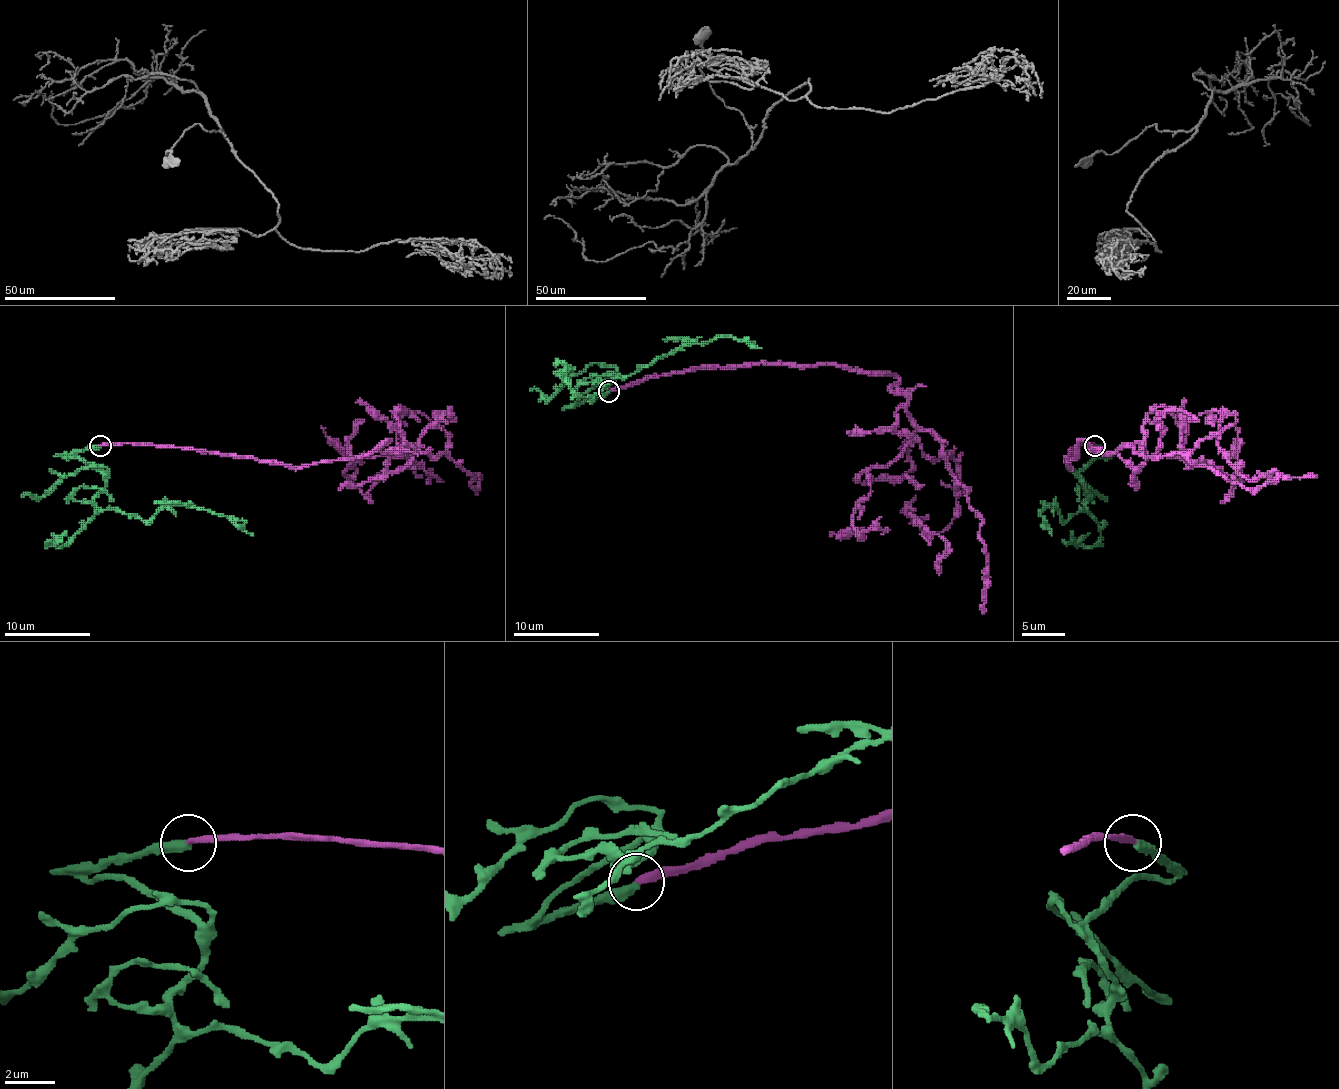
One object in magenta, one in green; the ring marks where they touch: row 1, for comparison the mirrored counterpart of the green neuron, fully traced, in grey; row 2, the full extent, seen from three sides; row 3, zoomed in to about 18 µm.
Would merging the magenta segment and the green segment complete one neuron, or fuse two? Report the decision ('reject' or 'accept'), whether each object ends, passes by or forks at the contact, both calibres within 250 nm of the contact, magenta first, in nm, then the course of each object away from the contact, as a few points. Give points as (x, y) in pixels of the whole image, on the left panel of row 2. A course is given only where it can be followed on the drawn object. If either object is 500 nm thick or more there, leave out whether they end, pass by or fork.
reject; magenta ends; green ends; calibres 280 and 400 nm; course magenta (100, 445), (293, 467), (390, 441), (445, 452), (448, 434), (400, 411), (403, 449), (437, 479), (430, 471); course green (100, 447), (70, 456), (100, 473), (98, 507), (145, 520), (184, 505), (223, 514), (253, 535)

